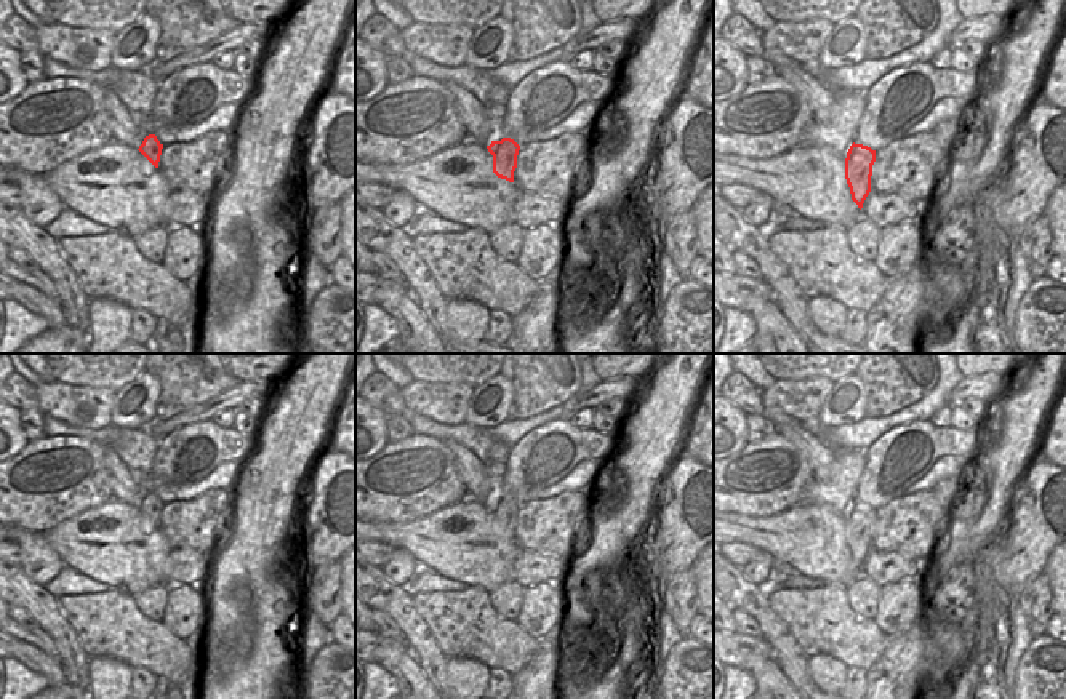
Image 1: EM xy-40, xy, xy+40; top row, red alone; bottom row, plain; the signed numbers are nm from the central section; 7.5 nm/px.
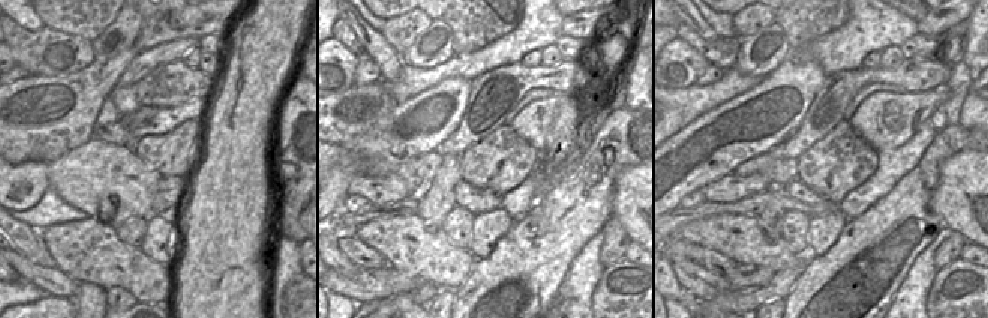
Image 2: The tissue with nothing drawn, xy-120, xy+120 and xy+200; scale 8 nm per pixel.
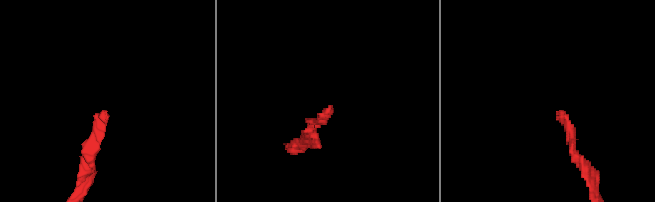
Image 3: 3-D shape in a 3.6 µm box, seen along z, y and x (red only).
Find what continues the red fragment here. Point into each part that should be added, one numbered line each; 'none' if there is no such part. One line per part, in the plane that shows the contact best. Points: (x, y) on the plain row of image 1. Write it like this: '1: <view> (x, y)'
1: xy-40 (148, 482)

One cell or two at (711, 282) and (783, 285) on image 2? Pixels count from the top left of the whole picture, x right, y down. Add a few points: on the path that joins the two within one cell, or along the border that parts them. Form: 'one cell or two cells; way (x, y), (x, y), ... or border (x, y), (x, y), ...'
two cells; border (729, 291), (721, 291), (703, 300)

